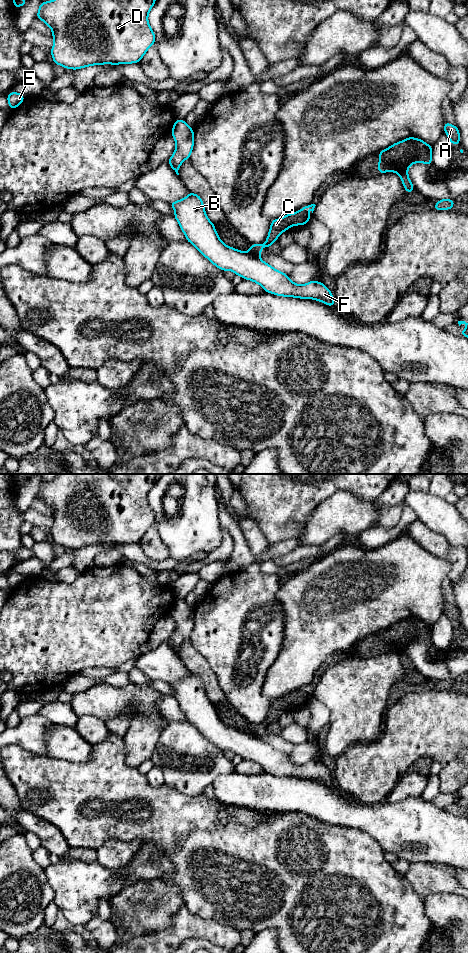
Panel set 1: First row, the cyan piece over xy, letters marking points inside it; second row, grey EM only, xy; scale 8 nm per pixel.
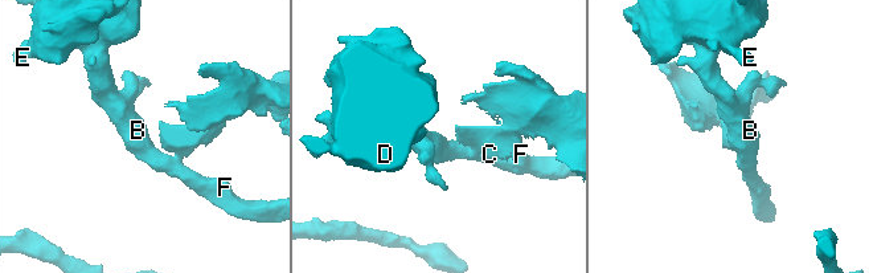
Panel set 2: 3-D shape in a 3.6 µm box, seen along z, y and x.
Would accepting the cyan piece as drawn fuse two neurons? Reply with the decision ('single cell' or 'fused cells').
fused cells

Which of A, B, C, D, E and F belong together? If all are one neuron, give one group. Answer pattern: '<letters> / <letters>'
A C / B D E F

